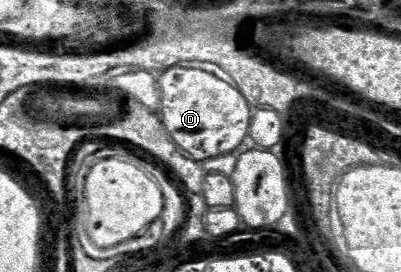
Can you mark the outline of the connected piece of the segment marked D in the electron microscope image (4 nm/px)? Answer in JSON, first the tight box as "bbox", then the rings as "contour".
{"bbox":[159,66,254,162],"contour":[[[176,66],[162,71],[159,83],[162,120],[172,141],[184,153],[205,162],[214,157],[235,155],[245,148],[249,142],[254,108],[231,82],[209,68]]]}

